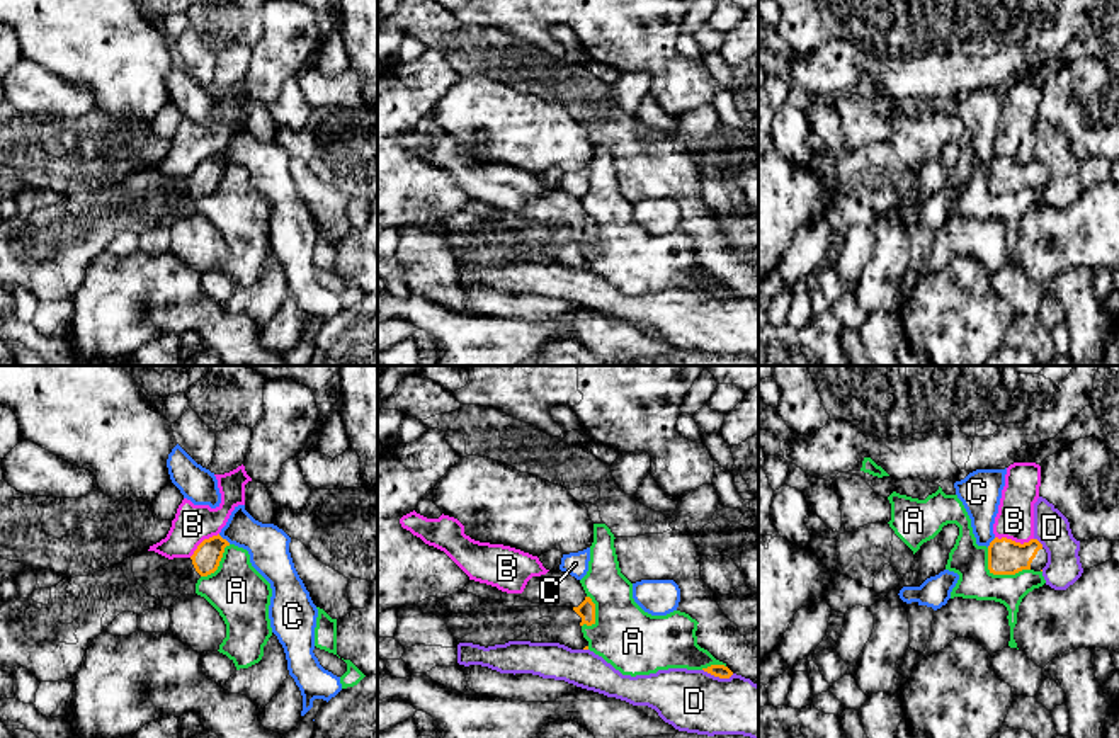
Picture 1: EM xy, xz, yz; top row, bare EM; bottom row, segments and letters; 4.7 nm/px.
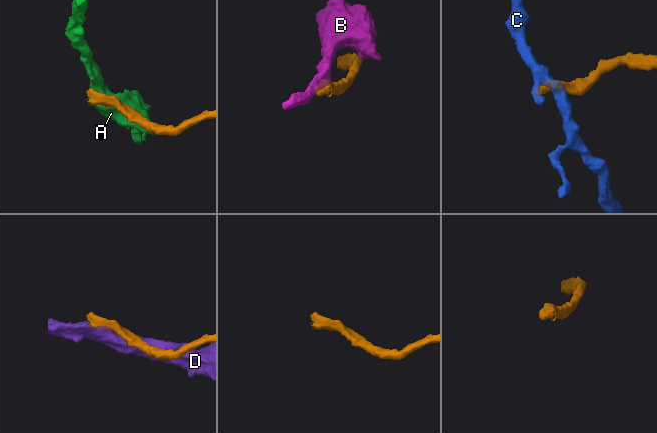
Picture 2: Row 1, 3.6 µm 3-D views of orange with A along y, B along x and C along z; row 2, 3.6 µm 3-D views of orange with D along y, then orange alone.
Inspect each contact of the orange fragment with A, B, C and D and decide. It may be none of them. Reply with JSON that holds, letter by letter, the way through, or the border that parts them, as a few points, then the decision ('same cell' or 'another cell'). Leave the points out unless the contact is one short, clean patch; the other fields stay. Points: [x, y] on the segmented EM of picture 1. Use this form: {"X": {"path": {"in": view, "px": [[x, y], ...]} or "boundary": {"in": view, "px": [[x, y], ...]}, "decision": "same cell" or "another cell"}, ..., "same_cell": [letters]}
{"A": {"decision": "another cell"}, "B": {"boundary": {"in": "yz", "px": [[995, 536], [1021, 543], [1033, 539]]}, "decision": "another cell"}, "C": {"boundary": {"in": "xy", "px": [[218, 534], [230, 543]]}, "decision": "another cell"}, "D": {"decision": "another cell"}, "same_cell": []}

